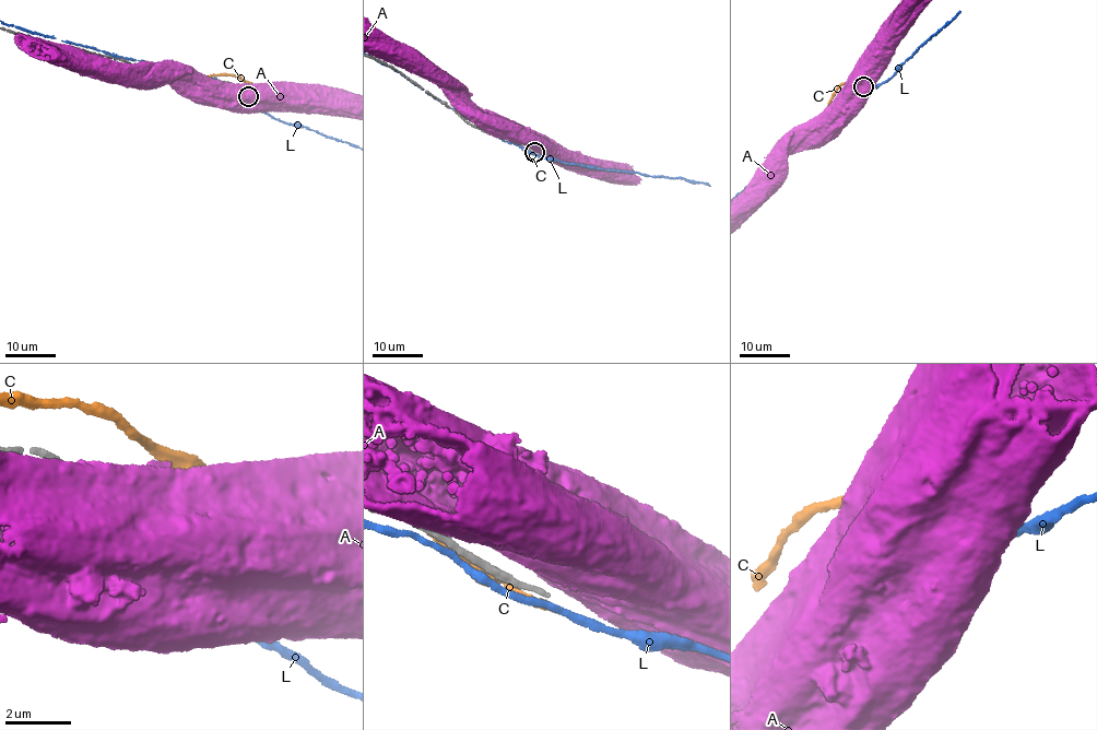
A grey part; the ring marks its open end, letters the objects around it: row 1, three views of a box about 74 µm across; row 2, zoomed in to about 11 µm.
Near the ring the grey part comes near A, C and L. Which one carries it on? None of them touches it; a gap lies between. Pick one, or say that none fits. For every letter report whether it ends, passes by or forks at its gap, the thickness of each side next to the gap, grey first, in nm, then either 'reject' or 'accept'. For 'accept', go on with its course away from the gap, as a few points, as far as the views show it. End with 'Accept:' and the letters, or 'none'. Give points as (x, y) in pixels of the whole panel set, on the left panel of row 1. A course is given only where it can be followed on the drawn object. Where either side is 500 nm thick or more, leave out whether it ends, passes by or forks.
A: 150 nm thick on the grey side, 1050 nm on the other; reject
C: it ends there; 150 nm thick on the grey side, 280 nm on the other; reject
L: it passes by; 150 nm thick on the grey side, 190 nm on the other; reject
Accept: none

